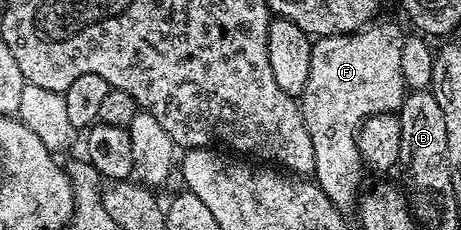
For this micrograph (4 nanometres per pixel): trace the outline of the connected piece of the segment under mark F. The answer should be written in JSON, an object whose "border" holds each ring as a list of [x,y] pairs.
{"border":[[[380,19],[359,32],[347,36],[321,36],[311,45],[309,62],[309,82],[301,97],[301,107],[309,139],[313,142],[314,183],[329,197],[339,211],[347,214],[356,207],[361,195],[359,183],[363,180],[365,165],[358,152],[359,128],[369,117],[383,113],[398,113],[404,96],[409,92],[405,78],[401,74],[401,46],[405,39],[402,32],[391,20]]]}

